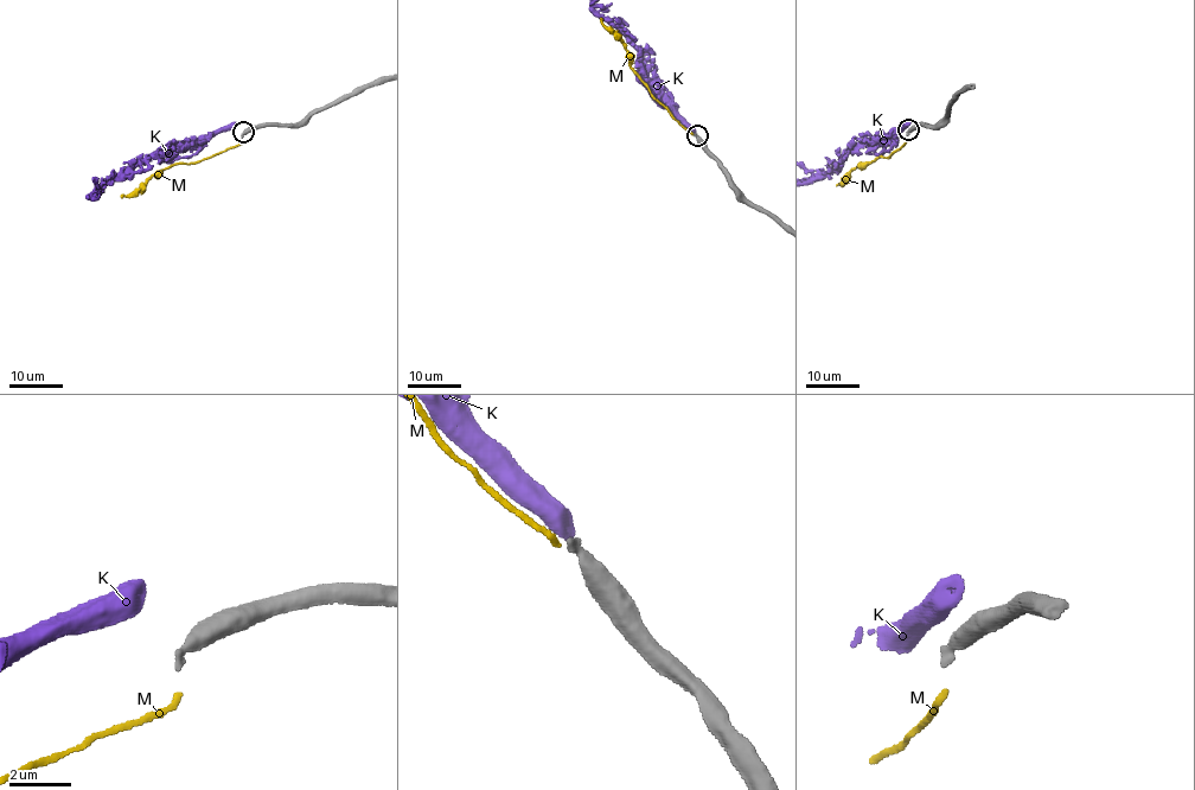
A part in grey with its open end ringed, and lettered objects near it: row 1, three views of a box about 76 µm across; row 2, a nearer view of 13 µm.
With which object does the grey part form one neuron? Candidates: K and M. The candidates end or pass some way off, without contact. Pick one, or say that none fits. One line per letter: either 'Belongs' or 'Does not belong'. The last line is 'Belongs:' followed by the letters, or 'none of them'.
K: Does not belong
M: Does not belong
Belongs: none of them

